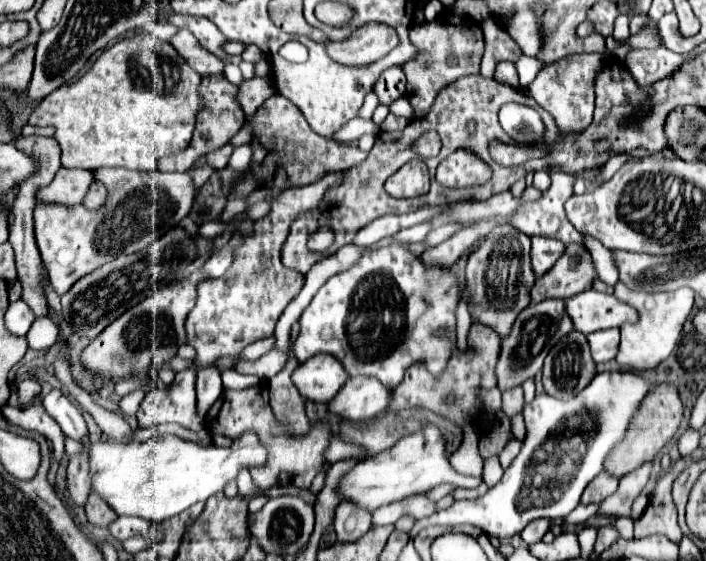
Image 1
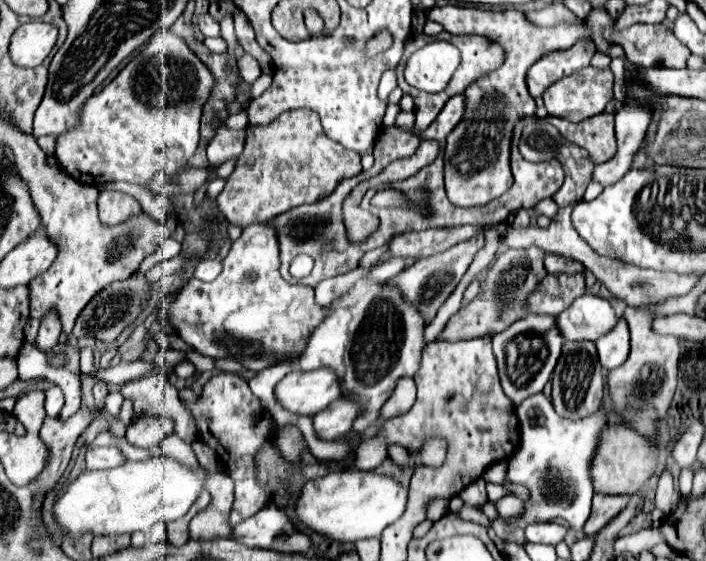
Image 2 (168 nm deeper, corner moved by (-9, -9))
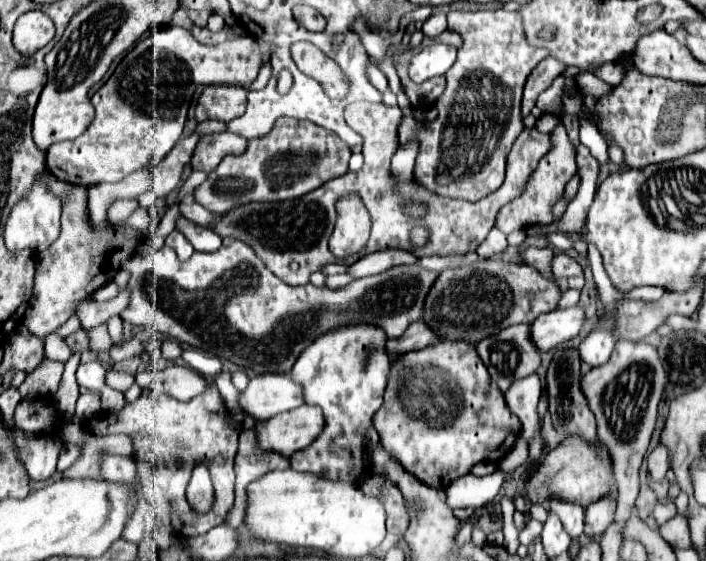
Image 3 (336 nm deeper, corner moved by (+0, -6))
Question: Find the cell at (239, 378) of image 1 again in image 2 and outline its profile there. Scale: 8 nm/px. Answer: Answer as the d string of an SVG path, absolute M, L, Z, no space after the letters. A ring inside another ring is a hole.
M288 359L288 361L282 361L282 363L276 363L276 365L270 365L270 367L258 371L258 373L248 381L248 385L250 385L252 393L262 401L264 409L274 417L276 425L296 423L296 425L302 429L304 437L310 439L310 437L312 437L312 431L314 431L312 419L310 419L310 417L308 417L308 419L302 419L302 417L292 415L292 413L286 411L286 409L278 403L278 399L274 397L276 383L278 383L282 377L286 377L286 375L292 371L292 367L294 367L294 365L292 365L290 359Z

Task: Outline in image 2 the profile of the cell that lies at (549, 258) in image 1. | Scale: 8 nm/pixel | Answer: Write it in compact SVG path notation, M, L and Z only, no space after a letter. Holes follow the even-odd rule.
M546 255L544 257L544 267L548 273L578 273L584 269L582 263L560 257L560 255Z

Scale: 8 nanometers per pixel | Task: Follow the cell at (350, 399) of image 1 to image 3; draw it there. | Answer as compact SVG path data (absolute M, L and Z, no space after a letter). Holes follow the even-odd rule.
M307 404L255 424L257 446L263 452L277 452L285 458L291 456L291 452L311 444L311 440L315 440L321 430L323 412Z

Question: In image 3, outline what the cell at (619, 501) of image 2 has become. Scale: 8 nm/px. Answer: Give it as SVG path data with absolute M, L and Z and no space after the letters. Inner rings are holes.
M601 498L591 502L585 510L585 536L595 538L601 536L603 530L613 522L615 516L615 502L611 498Z

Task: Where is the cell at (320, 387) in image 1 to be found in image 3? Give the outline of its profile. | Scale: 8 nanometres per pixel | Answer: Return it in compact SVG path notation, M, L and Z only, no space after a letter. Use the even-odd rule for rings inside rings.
M261 374L249 378L249 384L243 392L239 392L239 408L253 416L255 420L267 420L281 412L293 410L303 404L303 390L287 376L287 374Z

